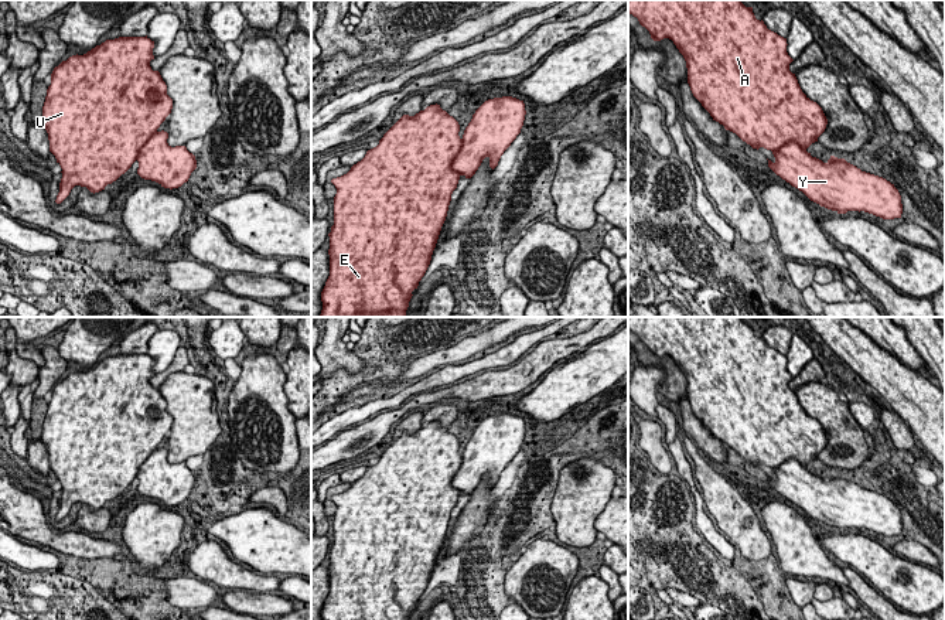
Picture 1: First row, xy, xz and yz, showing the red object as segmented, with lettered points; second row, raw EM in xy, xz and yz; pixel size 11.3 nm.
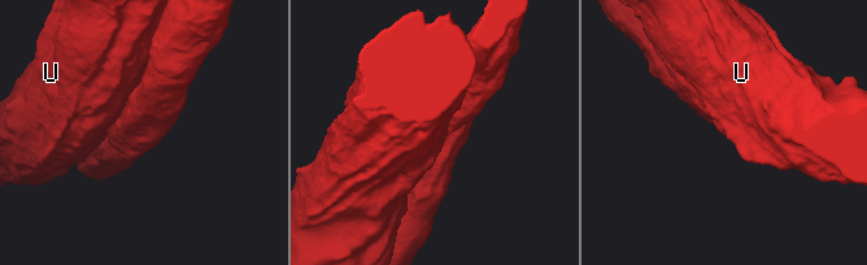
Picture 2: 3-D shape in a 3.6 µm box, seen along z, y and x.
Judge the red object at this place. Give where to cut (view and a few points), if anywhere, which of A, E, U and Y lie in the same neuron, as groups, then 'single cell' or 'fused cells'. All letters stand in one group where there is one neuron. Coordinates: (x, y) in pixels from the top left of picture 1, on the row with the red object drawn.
no cut; A E U Y; single cell

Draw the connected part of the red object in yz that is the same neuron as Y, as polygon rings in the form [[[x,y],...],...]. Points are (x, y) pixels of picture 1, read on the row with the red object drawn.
[[[628,0],[628,13],[638,18],[654,41],[663,38],[673,41],[686,61],[688,84],[693,96],[726,130],[736,133],[753,149],[771,150],[775,161],[768,160],[768,167],[777,176],[802,191],[811,201],[837,214],[864,211],[883,219],[901,218],[901,195],[894,184],[862,171],[845,159],[830,156],[823,163],[806,151],[825,132],[828,119],[822,108],[802,92],[795,74],[789,71],[794,59],[787,52],[787,38],[768,30],[763,20],[757,20],[753,7],[746,7],[740,0]]]

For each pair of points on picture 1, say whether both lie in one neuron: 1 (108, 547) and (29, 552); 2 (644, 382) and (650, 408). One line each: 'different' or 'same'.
1: different
2: same

